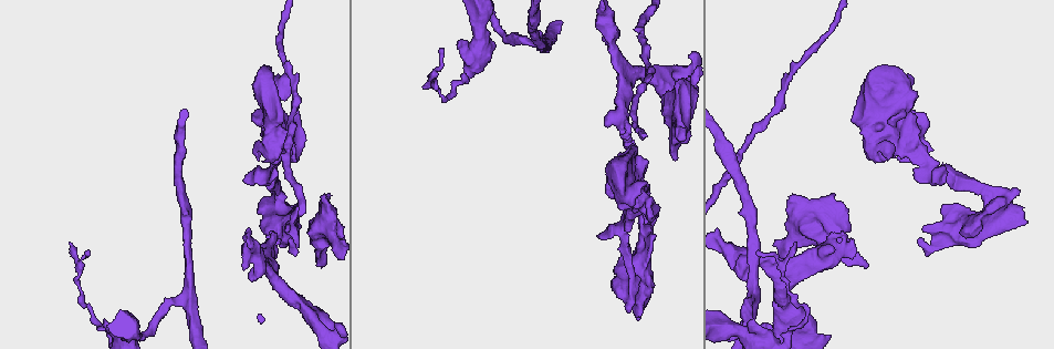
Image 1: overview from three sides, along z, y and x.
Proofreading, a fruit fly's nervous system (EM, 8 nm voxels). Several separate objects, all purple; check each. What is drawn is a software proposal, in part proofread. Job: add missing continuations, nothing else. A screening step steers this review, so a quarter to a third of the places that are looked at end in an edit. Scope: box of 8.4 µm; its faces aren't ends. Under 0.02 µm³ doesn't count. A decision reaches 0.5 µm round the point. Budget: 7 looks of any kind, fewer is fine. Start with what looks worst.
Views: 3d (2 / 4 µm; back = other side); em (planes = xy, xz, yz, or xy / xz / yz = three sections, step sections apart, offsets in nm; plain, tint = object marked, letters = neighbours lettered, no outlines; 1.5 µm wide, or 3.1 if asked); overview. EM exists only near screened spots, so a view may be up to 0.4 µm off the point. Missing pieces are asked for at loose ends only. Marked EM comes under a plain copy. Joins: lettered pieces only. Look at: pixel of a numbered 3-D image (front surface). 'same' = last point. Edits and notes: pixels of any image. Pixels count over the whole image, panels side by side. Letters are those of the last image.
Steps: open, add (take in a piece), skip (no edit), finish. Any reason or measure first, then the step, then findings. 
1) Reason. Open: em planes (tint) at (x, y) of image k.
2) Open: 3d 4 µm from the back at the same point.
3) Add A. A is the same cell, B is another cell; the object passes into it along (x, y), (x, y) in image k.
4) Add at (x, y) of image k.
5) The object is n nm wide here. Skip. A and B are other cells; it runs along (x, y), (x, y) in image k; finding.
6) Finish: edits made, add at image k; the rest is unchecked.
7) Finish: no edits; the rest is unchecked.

Free end. Open: em xz step 4 (letters) at (328, 195) of image 1.

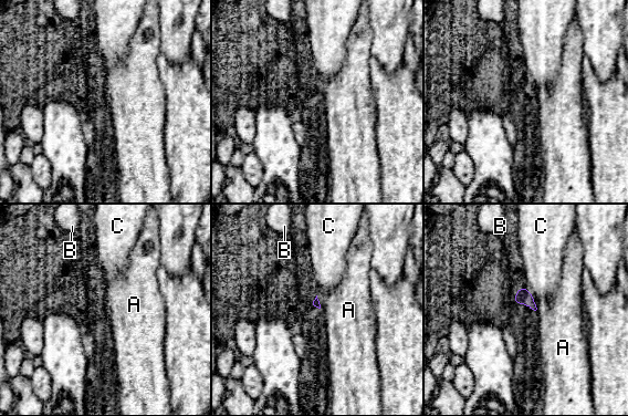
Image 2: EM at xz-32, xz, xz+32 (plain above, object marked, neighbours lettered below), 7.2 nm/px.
Skip. A, B and C are other cells; a border runs along (524, 287), (535, 301) in image 2; none of them fits.

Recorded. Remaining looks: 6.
Branch stops here. Open: em planes (letters) at (245, 177) of image 1.

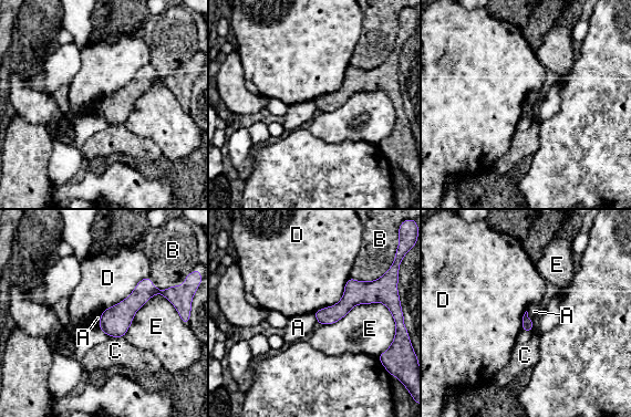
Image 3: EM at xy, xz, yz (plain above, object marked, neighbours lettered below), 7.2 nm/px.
Skip. A, B, C, D and E are other cells; none of them fits.

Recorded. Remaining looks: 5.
Branch stops here. Open: 3d 4 µm at (752, 320) of image 1.

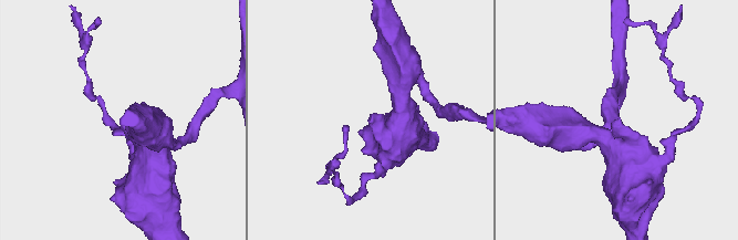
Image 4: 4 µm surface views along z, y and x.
Open: em xy step 4 (letters) at (370, 121) of image 4.

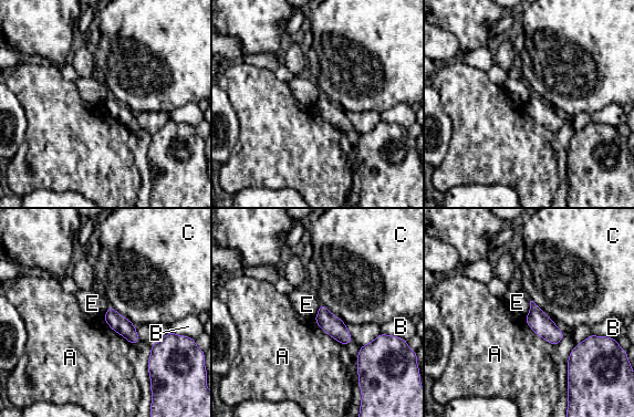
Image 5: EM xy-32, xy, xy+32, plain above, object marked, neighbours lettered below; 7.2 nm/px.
Open: em planes (letters) at the same point.

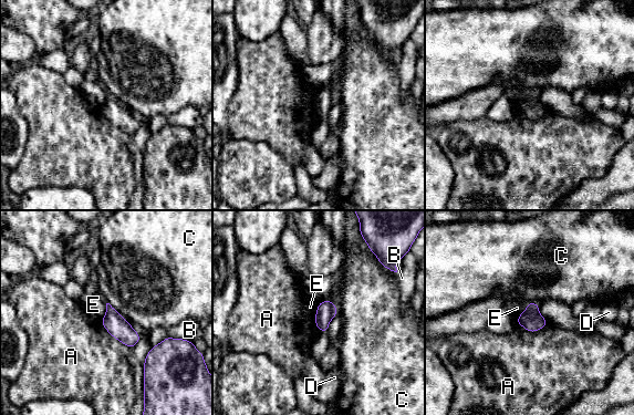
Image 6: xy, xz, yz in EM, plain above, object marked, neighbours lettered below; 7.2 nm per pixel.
The object is 140 nm wide here. Skip. A, B, C, D and E are other cells; a border runs along (106, 303), (106, 312), (101, 320) in image 6; no lettered piece goes on from it.

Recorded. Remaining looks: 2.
Finish: no edits; the rest is unchecked.

